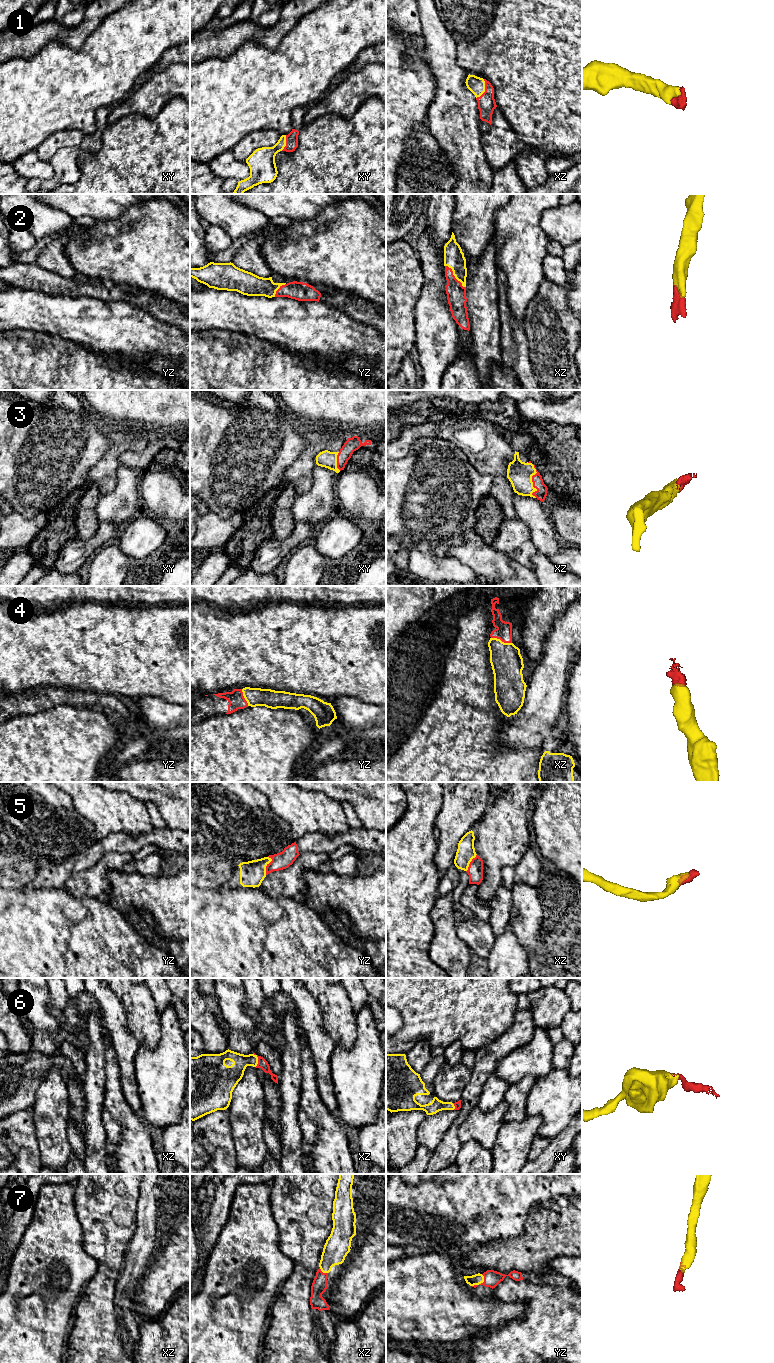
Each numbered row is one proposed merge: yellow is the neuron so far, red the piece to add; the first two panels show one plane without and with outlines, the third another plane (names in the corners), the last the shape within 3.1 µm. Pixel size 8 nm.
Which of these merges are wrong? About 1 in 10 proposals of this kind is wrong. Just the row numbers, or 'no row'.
no row

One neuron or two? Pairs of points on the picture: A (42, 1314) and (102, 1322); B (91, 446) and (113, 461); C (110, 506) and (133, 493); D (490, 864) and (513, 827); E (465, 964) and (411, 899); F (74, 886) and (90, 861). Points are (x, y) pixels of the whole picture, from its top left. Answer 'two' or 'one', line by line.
A: two
B: two
C: one
D: one
E: two
F: two

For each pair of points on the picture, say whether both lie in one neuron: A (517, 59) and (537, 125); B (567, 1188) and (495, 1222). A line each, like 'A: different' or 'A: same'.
A: same
B: same

